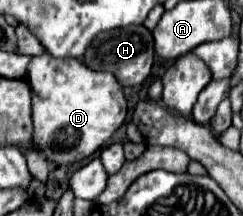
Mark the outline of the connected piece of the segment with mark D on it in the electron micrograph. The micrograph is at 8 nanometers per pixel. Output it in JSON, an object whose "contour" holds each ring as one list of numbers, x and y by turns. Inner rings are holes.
{"contour":[[34,56,28,64,28,84,32,88,32,140,44,158,56,166,92,156,126,118,126,98,116,78,84,68,78,58]]}

